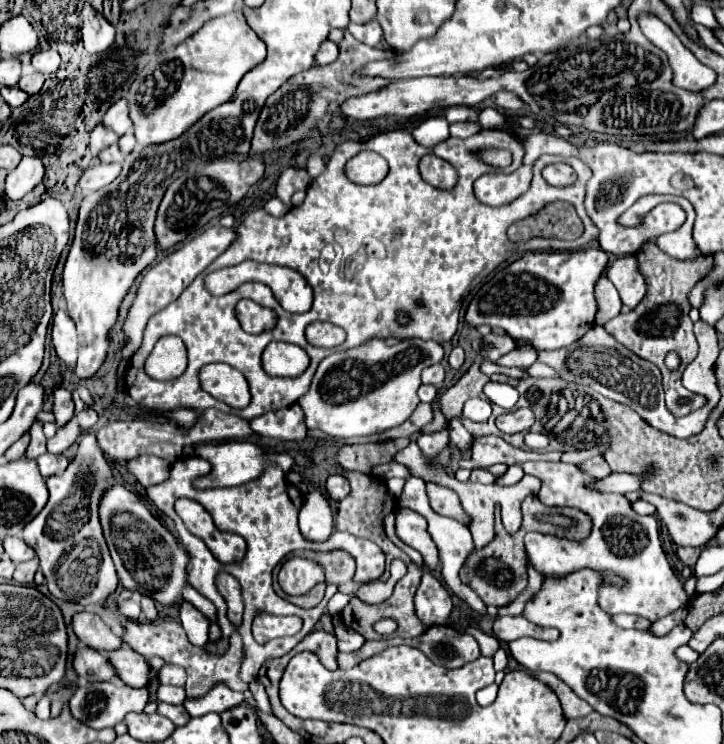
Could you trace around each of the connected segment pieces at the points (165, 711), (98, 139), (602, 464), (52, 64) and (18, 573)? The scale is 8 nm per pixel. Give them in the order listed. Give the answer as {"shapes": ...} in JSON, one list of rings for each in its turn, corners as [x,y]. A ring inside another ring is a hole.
{"shapes":[[[[160,703],[158,707],[158,713],[168,717],[174,725],[184,725],[190,721],[190,715],[188,711],[184,709],[184,705],[168,705],[168,703]]],[[[98,125],[92,133],[90,133],[90,151],[94,157],[98,157],[98,153],[102,149],[94,149],[94,147],[108,147],[110,143],[114,143],[114,133],[106,131],[102,125]]],[[[592,457],[584,463],[580,463],[580,467],[584,471],[588,471],[592,477],[596,479],[602,479],[602,477],[608,477],[608,463],[604,461],[604,457]]],[[[38,51],[38,53],[34,53],[34,57],[32,57],[32,65],[34,65],[34,69],[36,71],[40,71],[42,75],[50,75],[50,73],[54,73],[56,69],[58,69],[58,65],[60,65],[60,55],[56,53],[56,51]]],[[[30,559],[30,561],[24,561],[16,567],[14,571],[14,581],[20,583],[20,585],[30,585],[34,581],[34,573],[38,569],[38,559]]]]}

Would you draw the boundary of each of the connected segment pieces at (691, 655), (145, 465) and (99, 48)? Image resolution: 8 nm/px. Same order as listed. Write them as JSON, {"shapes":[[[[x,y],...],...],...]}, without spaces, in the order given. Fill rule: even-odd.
{"shapes":[[[[688,645],[678,647],[675,651],[675,655],[678,659],[687,664],[693,663],[699,657],[699,654],[692,650]]],[[[156,455],[136,457],[136,459],[128,461],[128,469],[136,475],[136,479],[144,487],[162,483],[162,481],[166,481],[166,477],[170,477],[170,463],[156,457]]],[[[83,4],[81,19],[80,33],[86,53],[90,53],[90,55],[104,53],[110,45],[114,44],[114,33],[116,33],[114,27],[91,5]]]]}

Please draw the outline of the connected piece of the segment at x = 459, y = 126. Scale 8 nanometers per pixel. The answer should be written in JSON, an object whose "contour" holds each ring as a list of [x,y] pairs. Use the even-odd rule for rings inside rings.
{"contour":[[[452,123],[450,125],[450,135],[466,139],[470,135],[476,135],[480,129],[484,129],[480,123]]]}

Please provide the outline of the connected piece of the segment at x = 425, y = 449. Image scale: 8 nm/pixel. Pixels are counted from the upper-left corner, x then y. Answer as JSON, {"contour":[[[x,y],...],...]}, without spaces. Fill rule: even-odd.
{"contour":[[[448,429],[418,437],[418,447],[420,447],[422,455],[426,457],[426,461],[432,461],[444,447],[448,447],[448,443],[450,443]]]}

